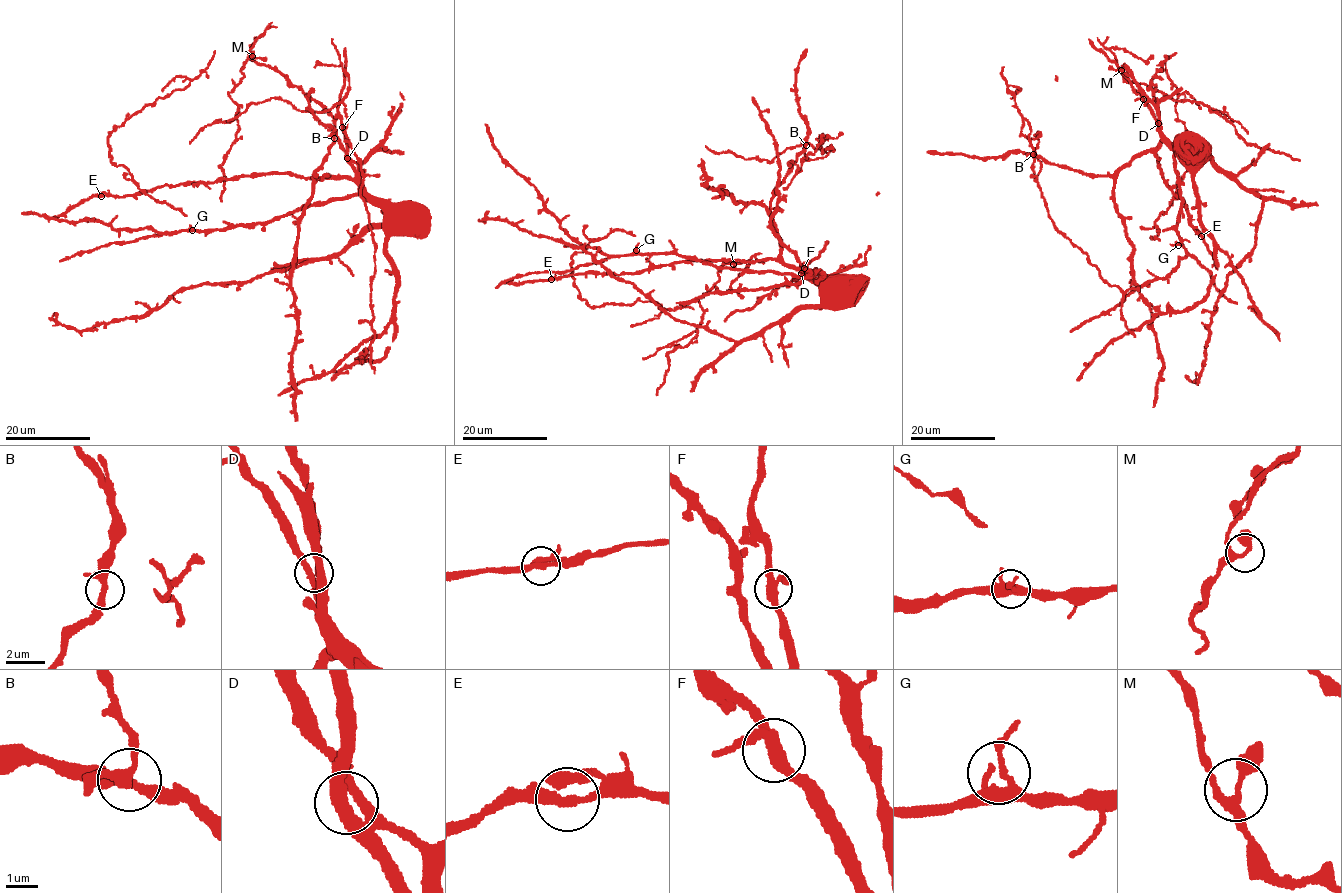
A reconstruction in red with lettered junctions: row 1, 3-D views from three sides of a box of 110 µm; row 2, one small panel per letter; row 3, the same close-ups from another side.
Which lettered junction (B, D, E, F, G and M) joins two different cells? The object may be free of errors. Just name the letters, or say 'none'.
none

